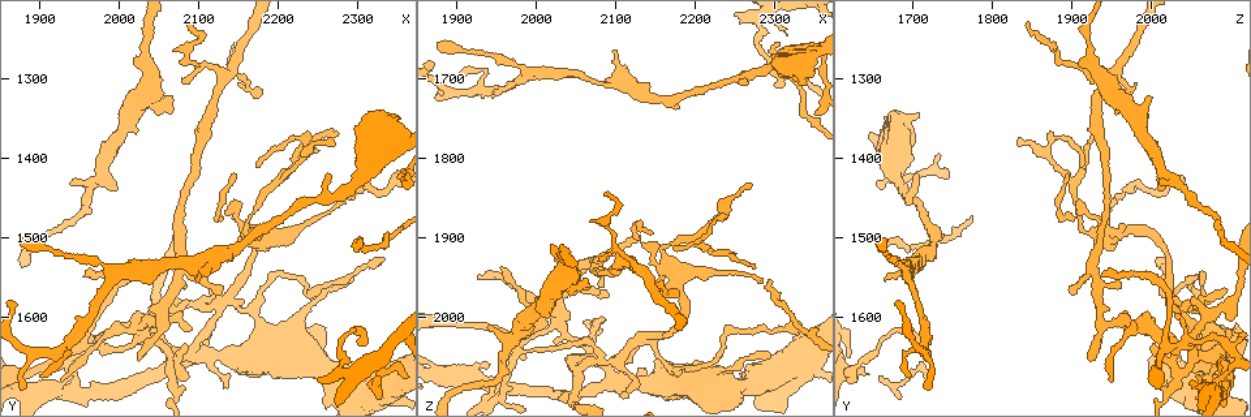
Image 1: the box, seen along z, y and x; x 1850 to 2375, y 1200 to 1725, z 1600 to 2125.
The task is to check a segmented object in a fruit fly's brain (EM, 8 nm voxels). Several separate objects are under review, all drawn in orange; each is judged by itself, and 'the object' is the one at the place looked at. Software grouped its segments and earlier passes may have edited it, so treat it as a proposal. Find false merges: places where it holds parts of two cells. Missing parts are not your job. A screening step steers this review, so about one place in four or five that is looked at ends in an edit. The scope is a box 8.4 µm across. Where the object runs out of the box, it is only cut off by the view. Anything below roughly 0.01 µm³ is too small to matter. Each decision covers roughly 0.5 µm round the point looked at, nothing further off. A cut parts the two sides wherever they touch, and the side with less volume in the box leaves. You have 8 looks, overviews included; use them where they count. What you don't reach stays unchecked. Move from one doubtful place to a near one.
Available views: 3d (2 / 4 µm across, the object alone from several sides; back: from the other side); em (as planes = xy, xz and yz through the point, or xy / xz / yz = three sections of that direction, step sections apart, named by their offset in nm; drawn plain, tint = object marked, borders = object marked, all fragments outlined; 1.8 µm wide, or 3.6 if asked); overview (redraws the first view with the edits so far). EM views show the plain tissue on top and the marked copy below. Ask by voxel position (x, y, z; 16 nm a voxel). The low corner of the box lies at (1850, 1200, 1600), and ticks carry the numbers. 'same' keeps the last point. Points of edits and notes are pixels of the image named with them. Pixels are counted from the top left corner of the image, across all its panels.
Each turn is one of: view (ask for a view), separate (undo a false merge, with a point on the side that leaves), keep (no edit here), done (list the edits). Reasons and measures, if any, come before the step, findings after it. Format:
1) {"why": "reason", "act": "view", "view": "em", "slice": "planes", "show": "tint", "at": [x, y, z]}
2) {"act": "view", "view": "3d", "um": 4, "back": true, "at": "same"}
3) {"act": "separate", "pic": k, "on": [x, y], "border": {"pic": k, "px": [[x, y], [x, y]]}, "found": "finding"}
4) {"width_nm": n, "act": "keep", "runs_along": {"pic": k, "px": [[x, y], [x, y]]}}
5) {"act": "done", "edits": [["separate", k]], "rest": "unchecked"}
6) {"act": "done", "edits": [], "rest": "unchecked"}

{"why": "thin neck", "act": "view", "view": "3d", "um": 2, "at": [2115, 1530, 1705]}

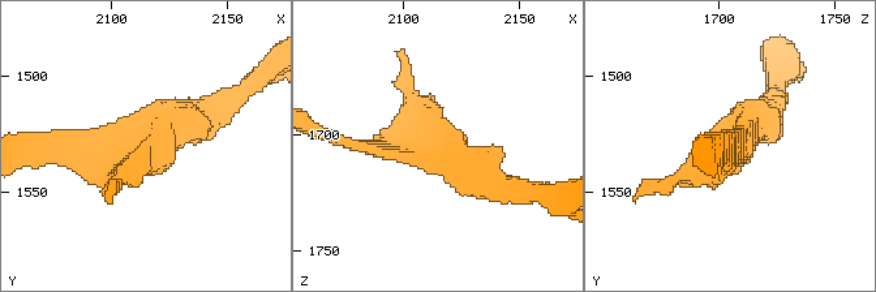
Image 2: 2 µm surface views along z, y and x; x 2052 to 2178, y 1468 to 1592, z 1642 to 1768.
{"why": "shape alone is not enough", "act": "view", "view": "em", "um": 3.6, "slice": "xz", "step": 16, "show": "tint", "at": [2118, 1528, 1707]}

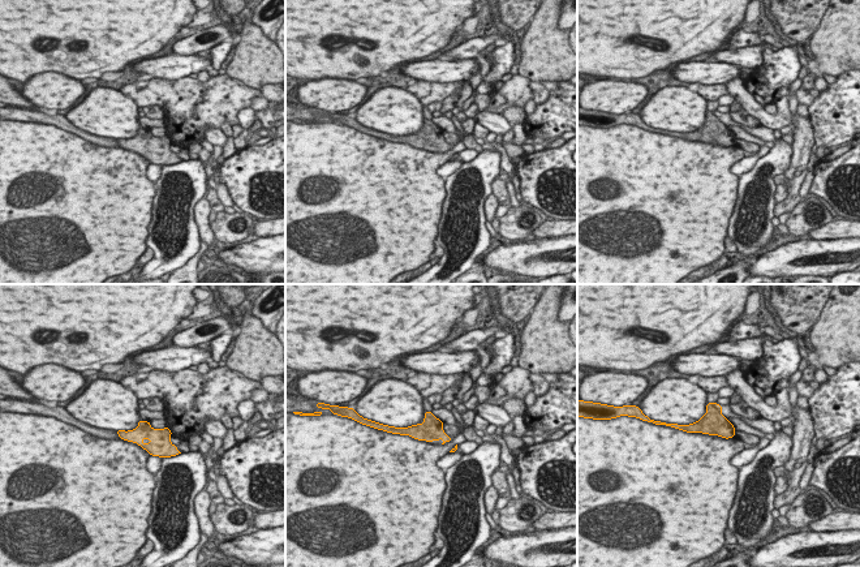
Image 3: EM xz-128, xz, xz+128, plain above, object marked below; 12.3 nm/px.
{"why": "cut it another way", "act": "view", "view": "em", "um": 3.6, "slice": "planes", "show": "tint", "at": "same"}

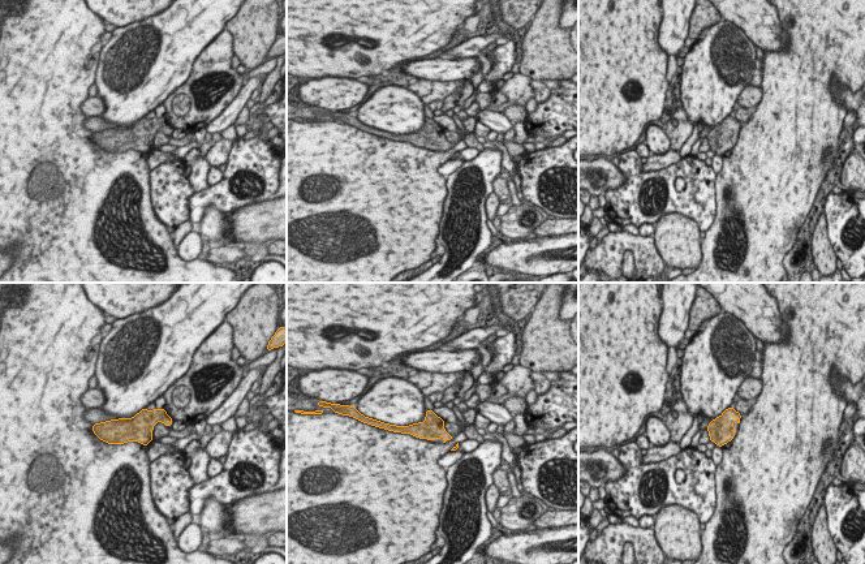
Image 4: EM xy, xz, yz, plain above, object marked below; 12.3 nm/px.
{"act": "keep", "found": "continuous, no second cell"}

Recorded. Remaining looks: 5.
{"why": "sudden change in width", "act": "view", "view": "em", "slice": "xz", "step": 16, "show": "tint", "at": [2095, 1650, 2065]}

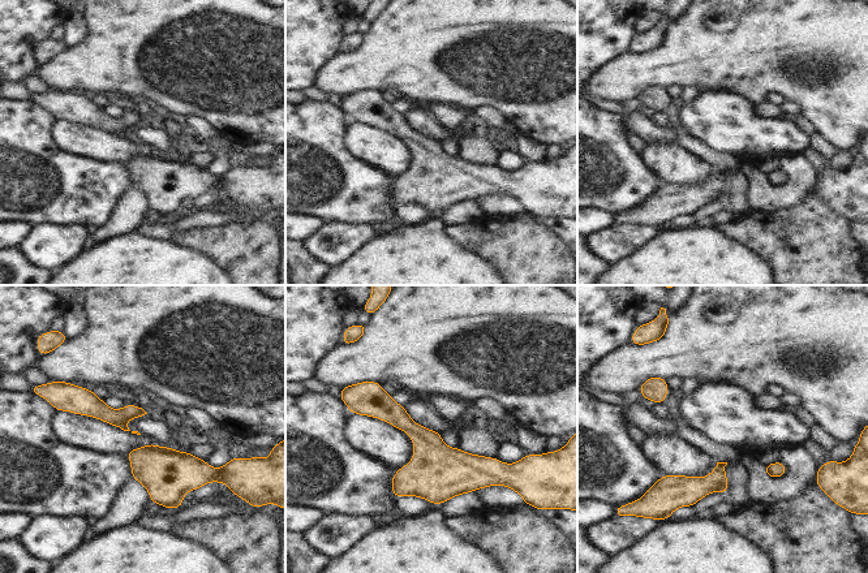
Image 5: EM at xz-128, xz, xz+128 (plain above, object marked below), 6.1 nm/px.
{"act": "view", "view": "em", "slice": "planes", "show": "tint", "at": "same"}

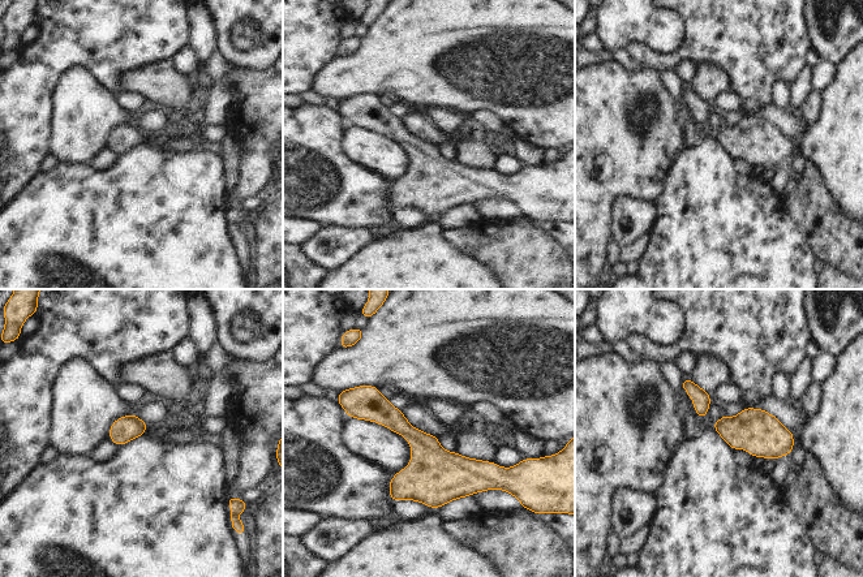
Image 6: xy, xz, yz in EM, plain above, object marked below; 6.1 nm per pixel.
{"act": "keep", "runs_along": {"pic": 6, "px": [[356, 408], [391, 417], [447, 470], [498, 470]]}, "found": "all the same cell"}

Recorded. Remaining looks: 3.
{"why": "abrupt turn", "act": "view", "view": "em", "slice": "xy", "step": 16, "show": "borders", "at": [1955, 1640, 2025]}

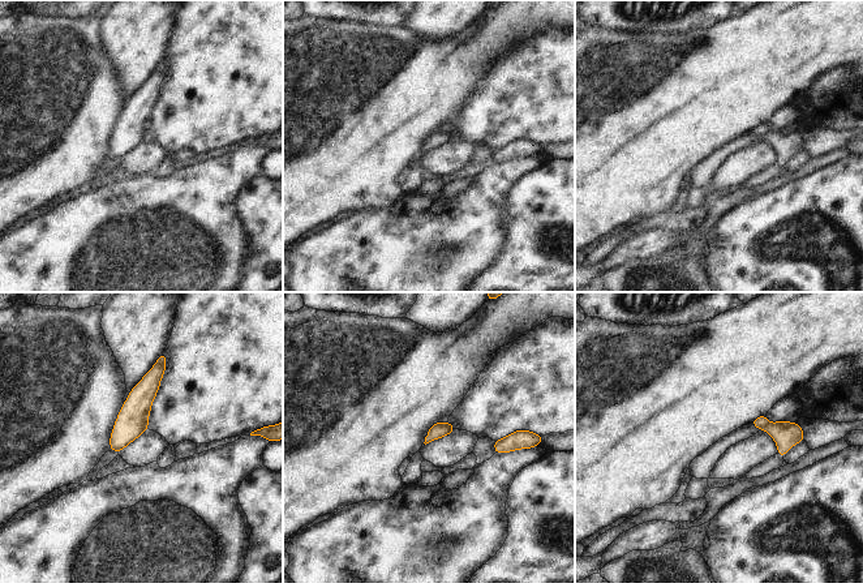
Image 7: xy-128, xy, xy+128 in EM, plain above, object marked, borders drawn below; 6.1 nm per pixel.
{"act": "separate", "pic": 7, "on": [758, 423], "part_leaving": {"pic": 7, "px": [[160, 367], [112, 448]]}, "found": "two cells meet here"}

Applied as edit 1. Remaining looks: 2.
{"act": "done", "edits": [["separate", 7]], "rest": "unchecked"}

